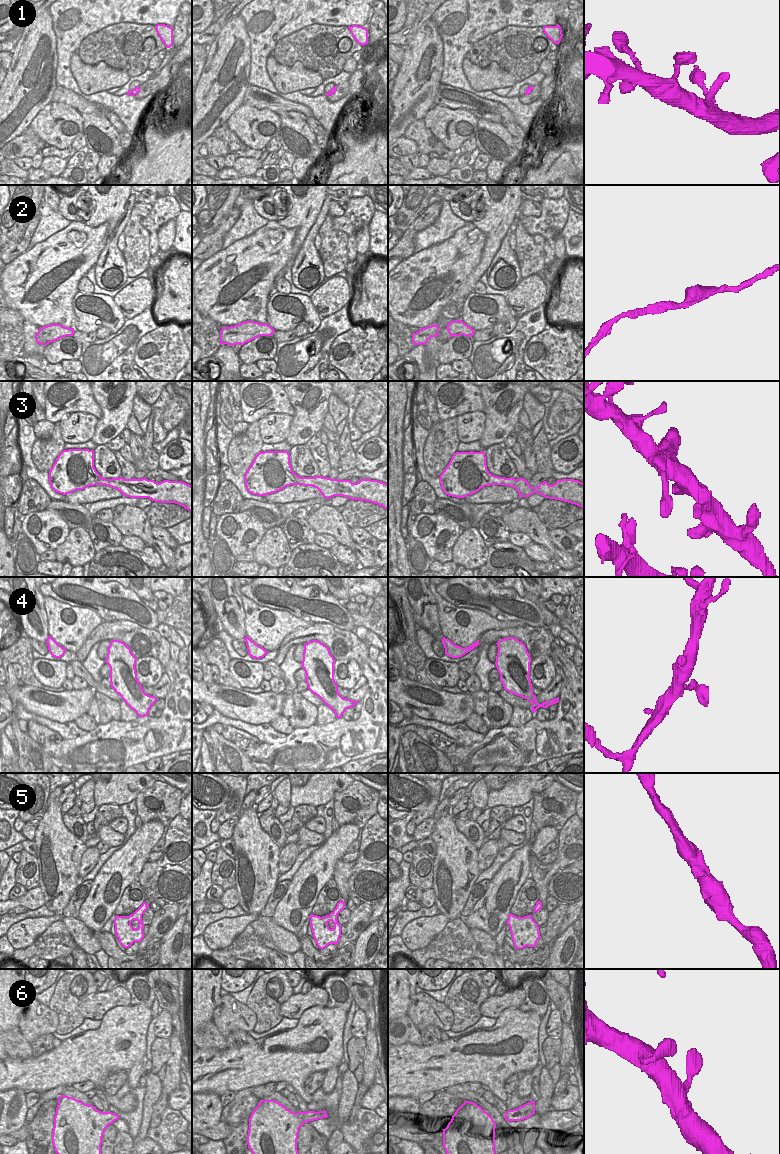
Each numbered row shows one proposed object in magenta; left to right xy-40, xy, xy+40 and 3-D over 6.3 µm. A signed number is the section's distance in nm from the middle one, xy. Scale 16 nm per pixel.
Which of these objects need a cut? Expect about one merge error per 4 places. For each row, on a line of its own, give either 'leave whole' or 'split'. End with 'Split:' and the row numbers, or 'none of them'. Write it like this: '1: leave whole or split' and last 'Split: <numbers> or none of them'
1: leave whole
2: leave whole
3: leave whole
4: leave whole
5: leave whole
6: leave whole
Split: none of them

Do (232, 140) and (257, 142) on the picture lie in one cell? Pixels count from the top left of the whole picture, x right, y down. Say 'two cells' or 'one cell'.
two cells

